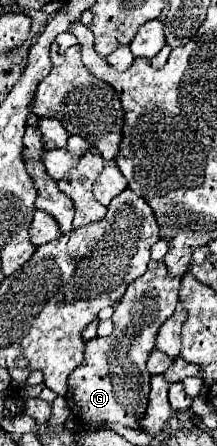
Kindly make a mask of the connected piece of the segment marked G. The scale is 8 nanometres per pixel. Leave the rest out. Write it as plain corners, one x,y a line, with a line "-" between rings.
149,262
149,268
143,276
139,276
131,286
127,286
127,292
123,298
117,302
115,312
113,312
113,324
115,330
107,338
93,338
85,344
85,358
81,366
77,366
67,382
69,390
65,394
67,406
71,412
81,418
85,424
123,424
129,428
139,430
139,418
143,416
143,408
147,406
147,394
149,394
149,380
151,376
145,370
147,358
151,350
155,348
155,336
159,326
175,312
175,306
179,302
179,288
181,282
179,278
171,278
163,266
163,262

